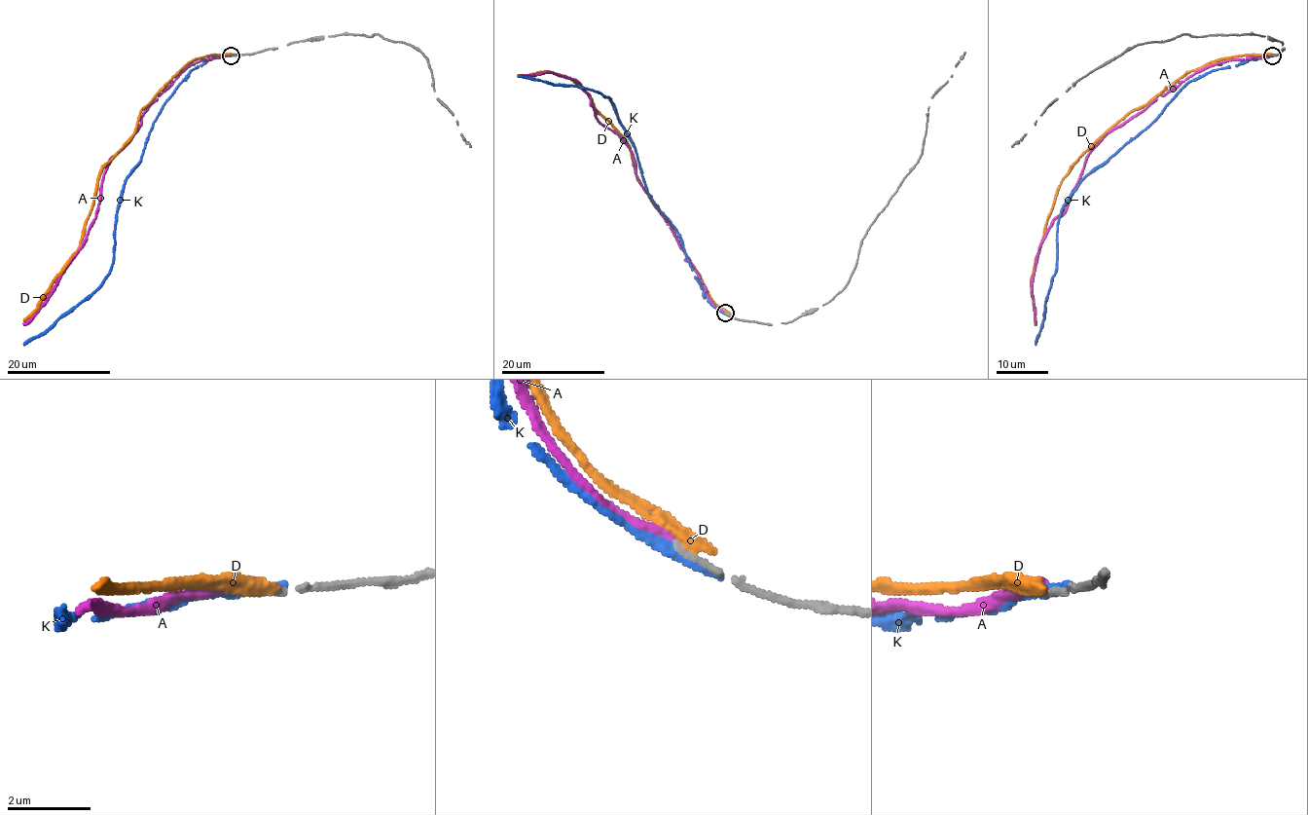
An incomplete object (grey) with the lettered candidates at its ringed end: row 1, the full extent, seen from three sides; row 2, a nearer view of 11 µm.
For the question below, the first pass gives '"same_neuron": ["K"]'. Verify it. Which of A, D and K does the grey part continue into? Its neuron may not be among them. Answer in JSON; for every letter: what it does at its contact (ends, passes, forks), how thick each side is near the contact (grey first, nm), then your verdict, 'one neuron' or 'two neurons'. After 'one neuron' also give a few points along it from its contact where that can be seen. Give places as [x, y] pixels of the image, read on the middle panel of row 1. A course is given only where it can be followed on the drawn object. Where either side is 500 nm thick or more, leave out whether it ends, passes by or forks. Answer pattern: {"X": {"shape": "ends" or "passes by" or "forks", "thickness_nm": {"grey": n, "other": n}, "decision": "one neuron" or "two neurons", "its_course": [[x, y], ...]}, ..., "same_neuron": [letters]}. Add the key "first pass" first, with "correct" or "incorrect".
{"first pass": "incorrect", "A": {"shape": "ends", "thickness_nm": {"grey": 180, "other": 220}, "decision": "two neurons"}, "D": {"shape": "ends", "thickness_nm": {"grey": 180, "other": 400}, "decision": "two neurons"}, "K": {"shape": "ends", "thickness_nm": {"grey": 180, "other": 280}, "decision": "two neurons"}, "same_neuron": []}

